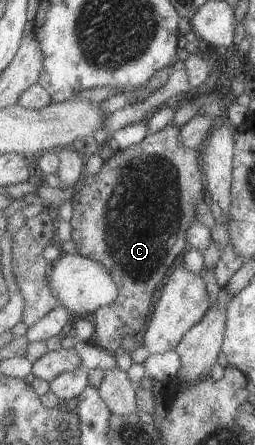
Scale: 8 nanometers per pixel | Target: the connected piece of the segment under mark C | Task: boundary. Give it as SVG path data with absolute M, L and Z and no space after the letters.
M169 124L155 134L147 134L138 144L111 154L97 174L84 173L79 190L70 199L73 208L70 240L77 254L101 264L118 291L112 304L97 308L90 317L95 328L92 343L101 349L114 352L121 335L143 334L150 318L151 297L163 278L163 262L170 266L185 248L186 231L196 216L196 205L207 199L198 164L199 149L182 148L177 141L178 130Z

